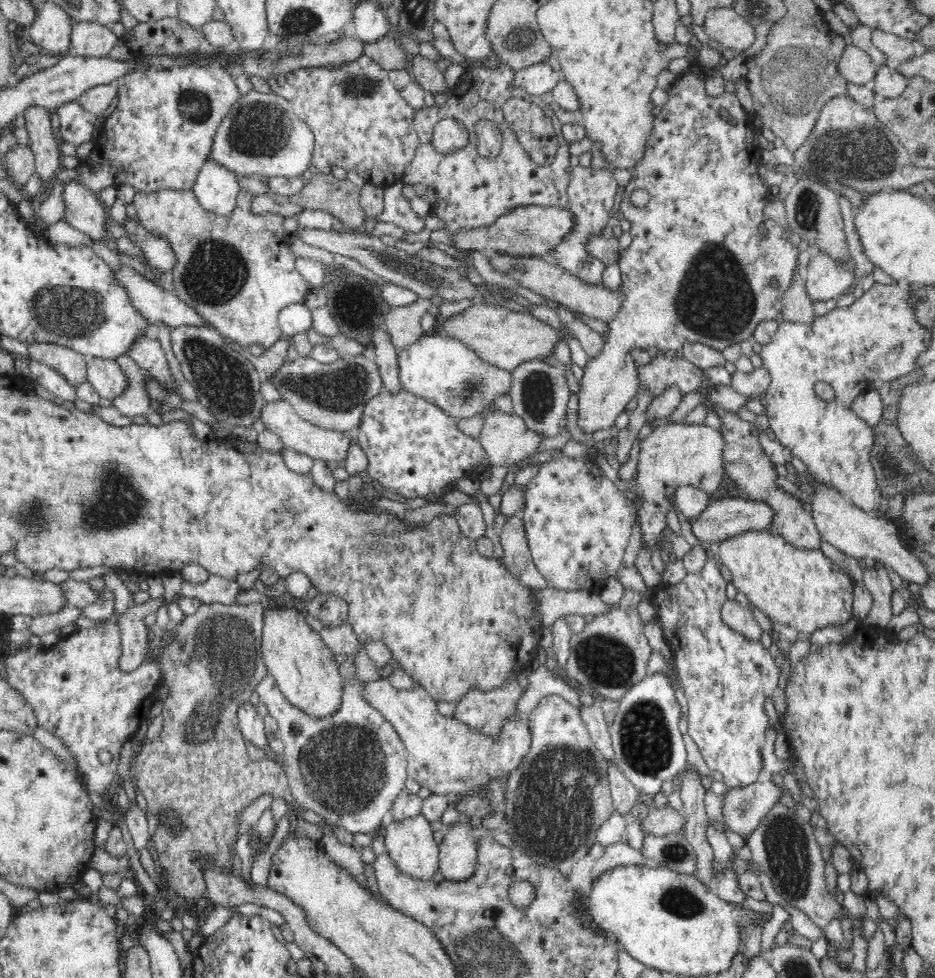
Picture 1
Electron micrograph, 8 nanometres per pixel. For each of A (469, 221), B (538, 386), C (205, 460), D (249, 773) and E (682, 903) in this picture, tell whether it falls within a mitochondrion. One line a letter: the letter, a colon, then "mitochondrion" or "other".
A: other
B: mitochondrion
C: other
D: other
E: mitochondrion

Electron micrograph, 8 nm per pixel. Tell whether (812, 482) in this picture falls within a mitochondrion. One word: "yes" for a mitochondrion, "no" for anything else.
no

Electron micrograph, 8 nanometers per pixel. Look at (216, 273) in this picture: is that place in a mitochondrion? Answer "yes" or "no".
yes

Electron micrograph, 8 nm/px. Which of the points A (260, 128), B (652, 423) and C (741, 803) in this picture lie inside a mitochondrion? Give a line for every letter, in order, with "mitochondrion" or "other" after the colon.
A: mitochondrion
B: other
C: mitochondrion

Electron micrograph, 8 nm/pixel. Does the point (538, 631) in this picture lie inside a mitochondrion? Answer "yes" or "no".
no

